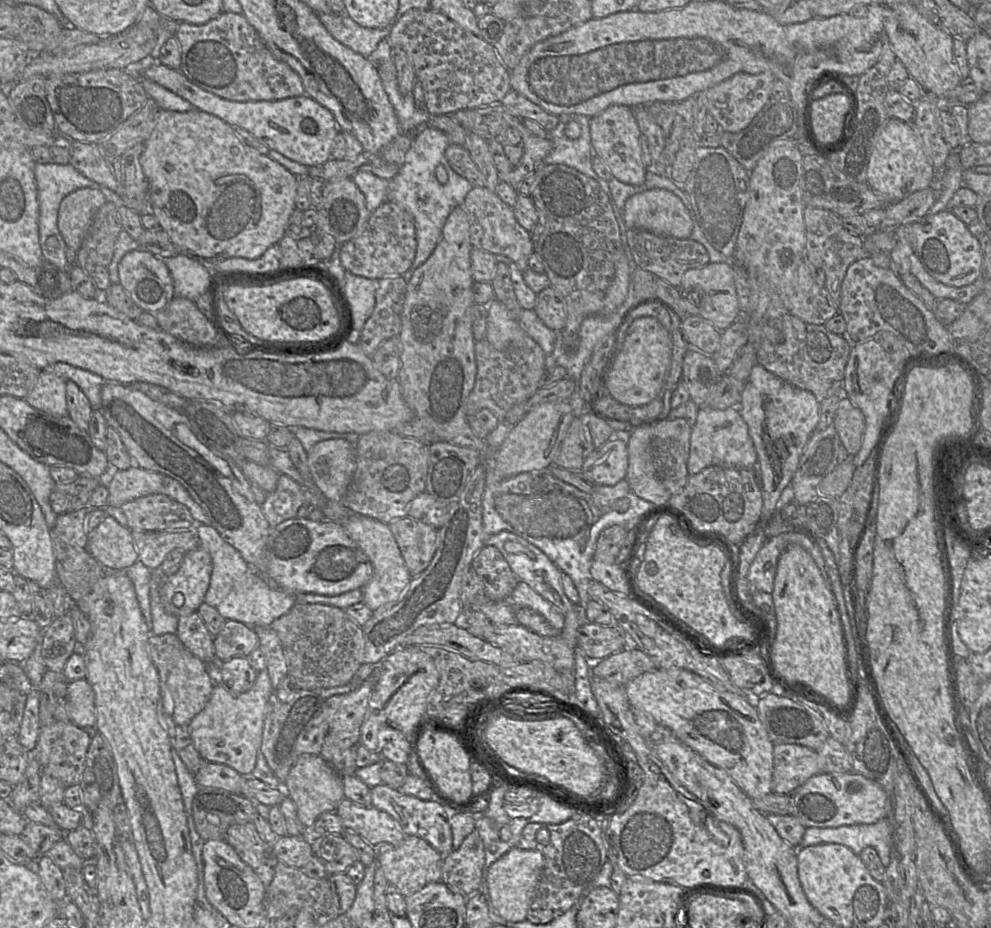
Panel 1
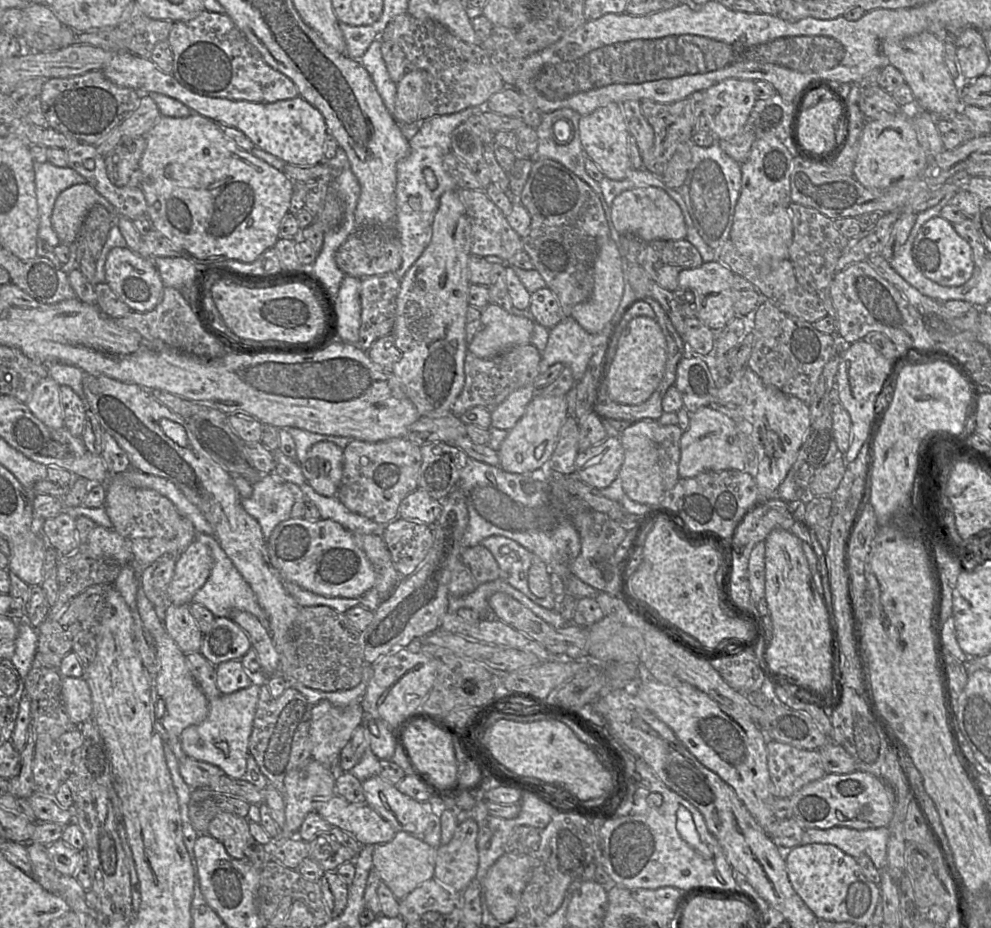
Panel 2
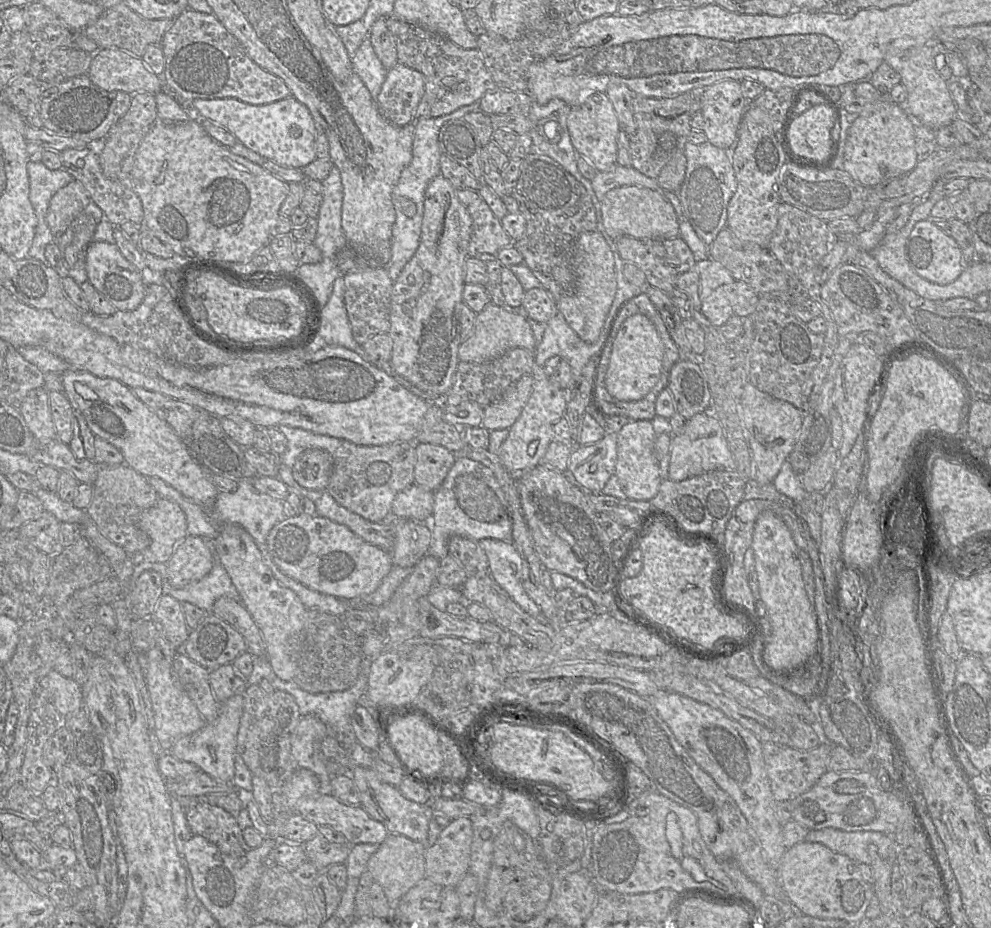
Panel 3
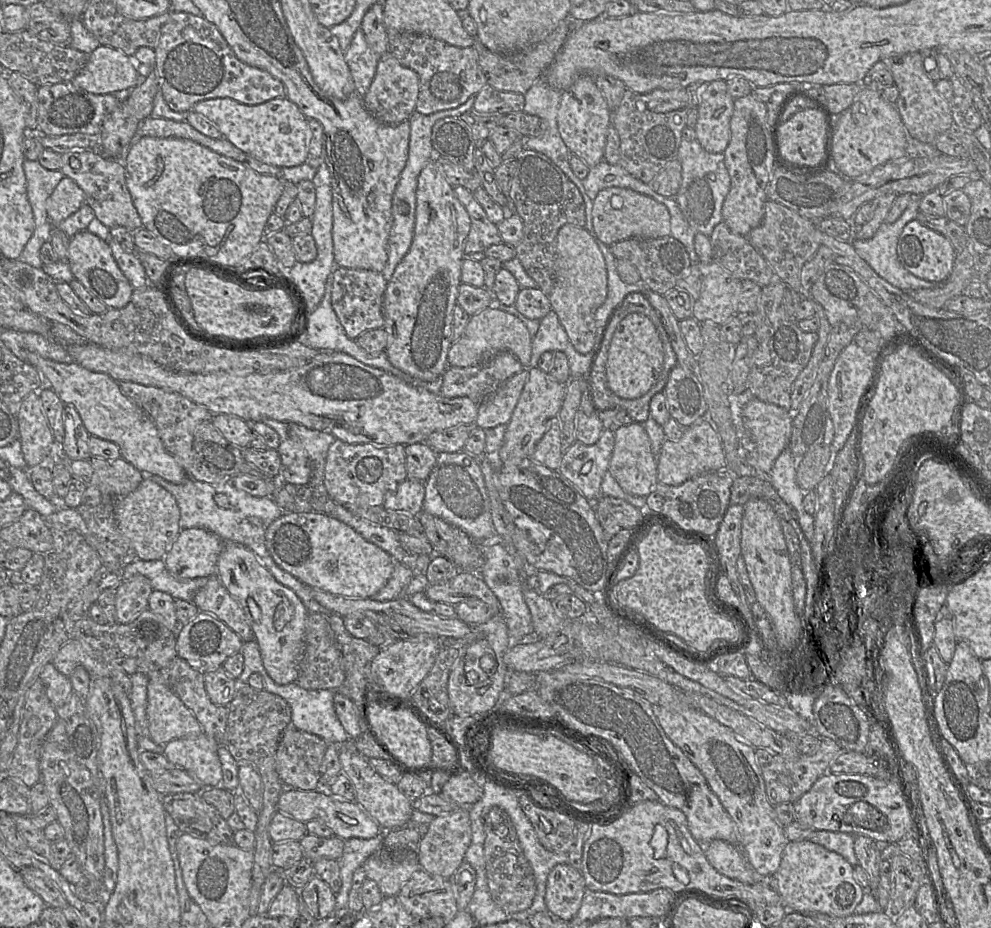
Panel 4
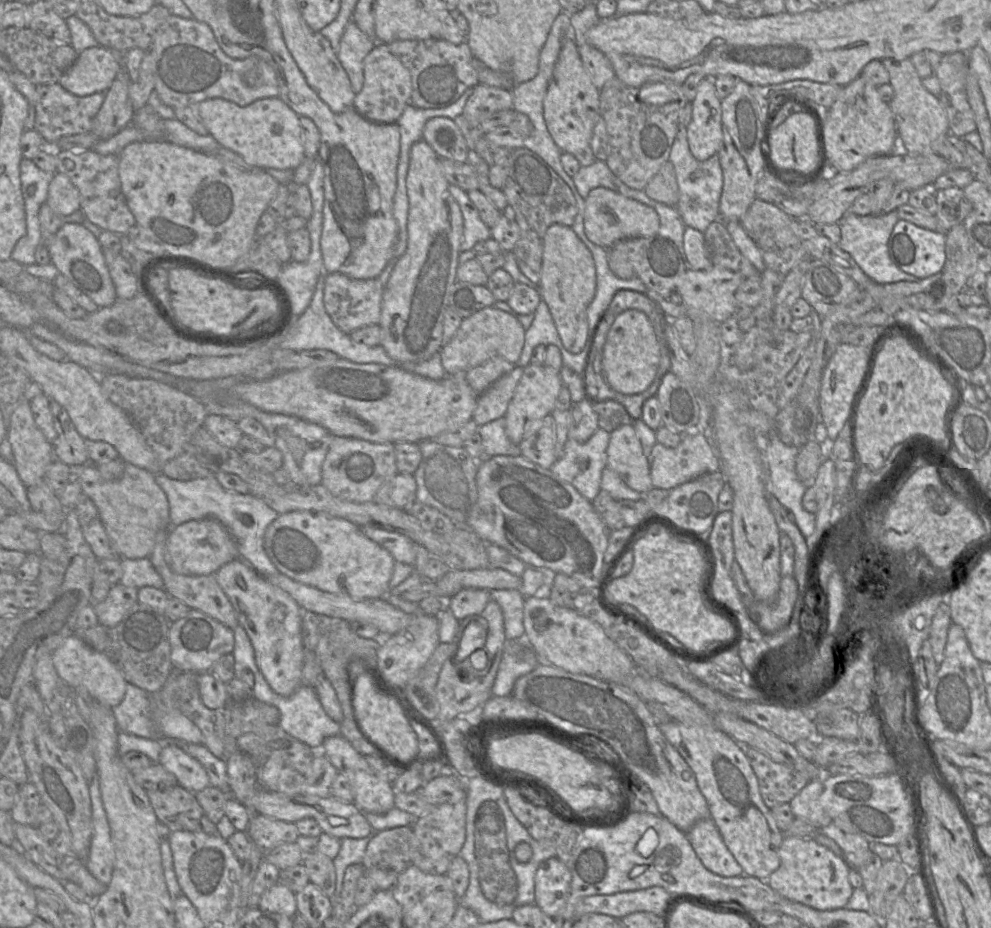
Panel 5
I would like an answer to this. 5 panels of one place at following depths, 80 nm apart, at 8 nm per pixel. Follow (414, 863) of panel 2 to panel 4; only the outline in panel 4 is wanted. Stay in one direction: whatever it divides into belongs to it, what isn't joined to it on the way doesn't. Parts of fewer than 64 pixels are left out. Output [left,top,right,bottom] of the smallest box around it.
[362,853,420,897]

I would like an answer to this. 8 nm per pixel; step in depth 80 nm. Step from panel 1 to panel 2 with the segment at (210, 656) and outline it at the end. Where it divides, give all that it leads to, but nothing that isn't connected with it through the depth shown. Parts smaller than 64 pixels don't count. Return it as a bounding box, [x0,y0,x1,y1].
[163,604,203,654]

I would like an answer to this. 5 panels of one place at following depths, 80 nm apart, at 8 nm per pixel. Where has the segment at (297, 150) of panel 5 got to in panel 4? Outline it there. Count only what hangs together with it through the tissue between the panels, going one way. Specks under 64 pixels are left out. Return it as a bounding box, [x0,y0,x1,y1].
[192,96,311,167]

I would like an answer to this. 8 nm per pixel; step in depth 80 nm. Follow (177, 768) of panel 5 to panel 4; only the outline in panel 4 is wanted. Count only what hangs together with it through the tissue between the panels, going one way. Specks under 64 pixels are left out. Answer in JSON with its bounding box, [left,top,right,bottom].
[163,732,223,789]

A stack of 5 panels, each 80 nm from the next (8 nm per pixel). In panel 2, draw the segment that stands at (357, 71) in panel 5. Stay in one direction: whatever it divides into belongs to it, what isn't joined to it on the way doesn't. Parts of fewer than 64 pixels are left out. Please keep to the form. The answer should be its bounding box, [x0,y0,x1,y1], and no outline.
[359,37,396,116]

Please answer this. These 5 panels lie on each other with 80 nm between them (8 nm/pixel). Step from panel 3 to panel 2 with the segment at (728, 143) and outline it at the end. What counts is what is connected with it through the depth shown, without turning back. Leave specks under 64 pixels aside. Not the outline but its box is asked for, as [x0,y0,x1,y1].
[703,78,757,140]

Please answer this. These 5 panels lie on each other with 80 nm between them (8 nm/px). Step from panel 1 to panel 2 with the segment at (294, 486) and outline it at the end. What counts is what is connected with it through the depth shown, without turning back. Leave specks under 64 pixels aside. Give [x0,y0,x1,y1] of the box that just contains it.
[241,473,297,542]

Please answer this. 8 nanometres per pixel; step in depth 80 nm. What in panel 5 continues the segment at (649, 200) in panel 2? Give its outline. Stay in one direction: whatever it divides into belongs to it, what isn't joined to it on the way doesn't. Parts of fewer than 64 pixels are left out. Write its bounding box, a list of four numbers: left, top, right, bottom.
[584,188,659,249]

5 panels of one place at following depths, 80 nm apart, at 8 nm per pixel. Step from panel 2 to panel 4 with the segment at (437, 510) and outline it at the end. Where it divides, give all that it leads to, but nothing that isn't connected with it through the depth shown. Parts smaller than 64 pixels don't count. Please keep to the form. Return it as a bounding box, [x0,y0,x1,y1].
[382,478,424,516]

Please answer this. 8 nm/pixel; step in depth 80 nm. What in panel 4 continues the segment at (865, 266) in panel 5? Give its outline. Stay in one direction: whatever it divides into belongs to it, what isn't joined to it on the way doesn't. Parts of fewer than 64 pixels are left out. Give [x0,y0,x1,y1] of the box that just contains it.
[851,198,938,291]

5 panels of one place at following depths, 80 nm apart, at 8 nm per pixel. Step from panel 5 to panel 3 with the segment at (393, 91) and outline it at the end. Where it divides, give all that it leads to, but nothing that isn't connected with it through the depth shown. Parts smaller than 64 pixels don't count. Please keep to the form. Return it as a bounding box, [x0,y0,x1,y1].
[375,62,424,126]

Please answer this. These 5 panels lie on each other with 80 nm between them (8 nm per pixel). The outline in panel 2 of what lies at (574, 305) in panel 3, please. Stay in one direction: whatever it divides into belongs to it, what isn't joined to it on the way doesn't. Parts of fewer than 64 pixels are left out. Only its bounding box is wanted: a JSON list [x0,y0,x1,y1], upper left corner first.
[570,238,624,333]

